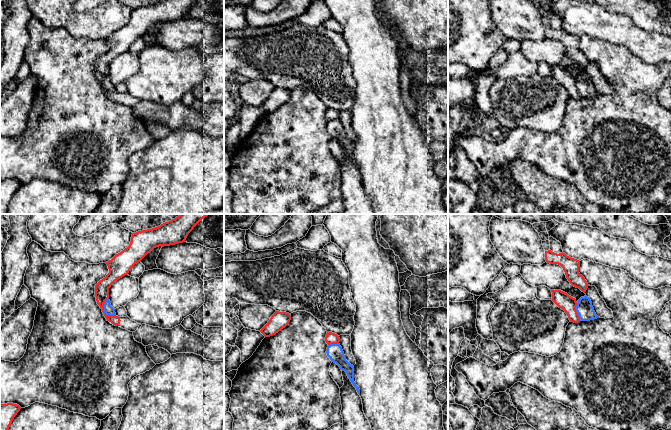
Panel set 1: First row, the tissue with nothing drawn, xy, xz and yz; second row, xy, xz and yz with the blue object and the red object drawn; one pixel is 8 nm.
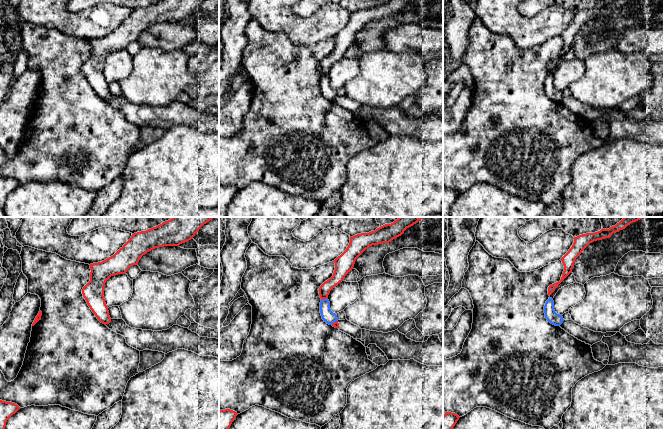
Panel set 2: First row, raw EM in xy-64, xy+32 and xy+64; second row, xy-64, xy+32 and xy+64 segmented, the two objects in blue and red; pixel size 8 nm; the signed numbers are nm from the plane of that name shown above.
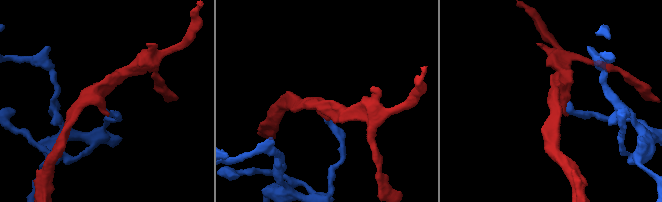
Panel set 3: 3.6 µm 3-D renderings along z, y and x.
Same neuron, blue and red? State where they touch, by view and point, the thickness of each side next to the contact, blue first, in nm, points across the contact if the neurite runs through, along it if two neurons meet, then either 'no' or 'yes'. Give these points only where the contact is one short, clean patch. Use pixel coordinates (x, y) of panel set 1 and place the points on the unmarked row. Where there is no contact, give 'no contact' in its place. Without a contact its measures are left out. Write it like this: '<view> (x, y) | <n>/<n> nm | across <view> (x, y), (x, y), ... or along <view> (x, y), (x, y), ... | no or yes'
xy (104, 86) | 80/110 nm | along xy (108, 73), (104, 79), (104, 88), (114, 92) | no

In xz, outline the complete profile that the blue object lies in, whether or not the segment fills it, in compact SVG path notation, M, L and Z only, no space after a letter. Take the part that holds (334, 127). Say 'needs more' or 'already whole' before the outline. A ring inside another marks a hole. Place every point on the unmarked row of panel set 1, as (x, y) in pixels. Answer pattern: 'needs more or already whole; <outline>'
already whole; M340 120L328 121L326 129L332 138L336 139L341 146L346 148L348 154L350 155L353 162L356 164L358 170L360 171L360 165L354 158L354 143L346 136Z

